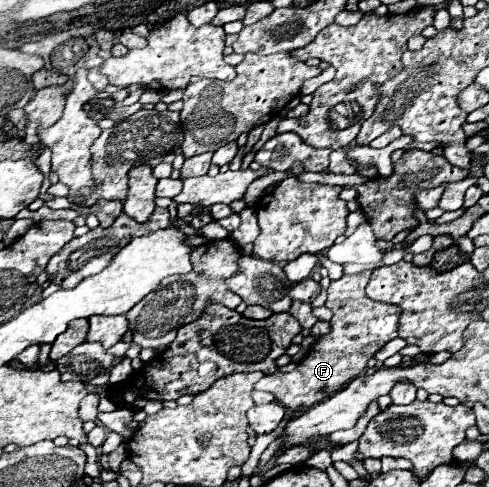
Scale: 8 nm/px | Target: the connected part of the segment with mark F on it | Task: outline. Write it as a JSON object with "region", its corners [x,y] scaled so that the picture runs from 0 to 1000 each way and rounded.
{"region":[[[746,554],[738,563],[701,567],[673,587],[673,612],[669,632],[681,641],[681,653],[673,657],[677,678],[673,686],[648,694],[644,710],[628,719],[620,739],[607,747],[603,760],[579,768],[550,768],[538,780],[521,789],[521,801],[554,805],[571,830],[603,842],[624,846],[640,830],[665,821],[669,813],[681,813],[693,805],[710,784],[730,776],[738,764],[746,764],[751,743],[759,731],[767,731],[800,694],[812,690],[812,665],[820,637],[804,624],[767,620],[746,608],[746,587],[755,579],[759,559]]]}

